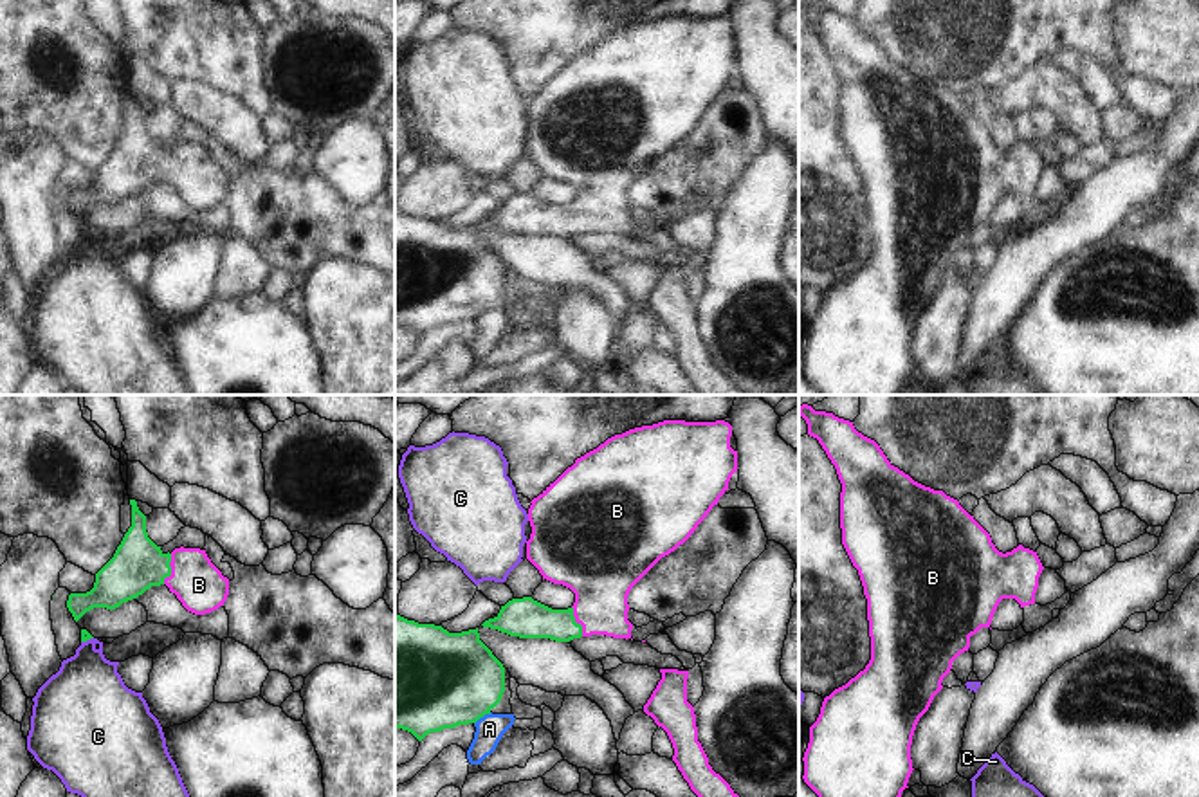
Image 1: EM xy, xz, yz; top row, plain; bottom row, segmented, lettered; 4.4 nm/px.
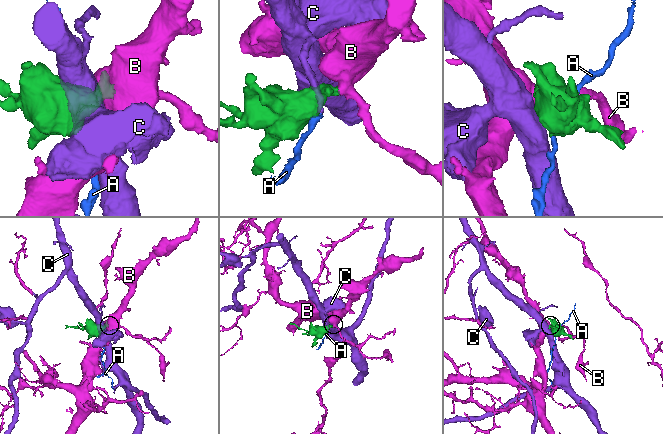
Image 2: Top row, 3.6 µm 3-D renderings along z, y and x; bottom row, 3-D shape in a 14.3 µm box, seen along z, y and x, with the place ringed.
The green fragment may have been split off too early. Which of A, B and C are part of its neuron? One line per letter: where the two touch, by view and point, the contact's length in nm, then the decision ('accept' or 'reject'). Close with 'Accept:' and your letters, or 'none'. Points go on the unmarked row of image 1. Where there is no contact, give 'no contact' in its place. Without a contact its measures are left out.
A: meets green in xz at (482, 312); contact 90 nm long; reject
B: meets green in xy at (170, 164); contact 140 nm long; accept
C: meets green in xy at (87, 235); contact 60 nm long; reject
Accept: B

